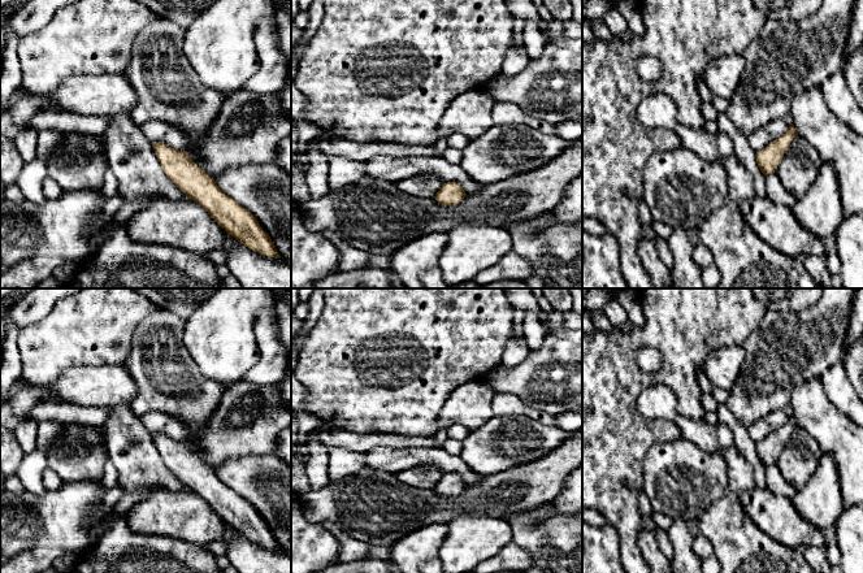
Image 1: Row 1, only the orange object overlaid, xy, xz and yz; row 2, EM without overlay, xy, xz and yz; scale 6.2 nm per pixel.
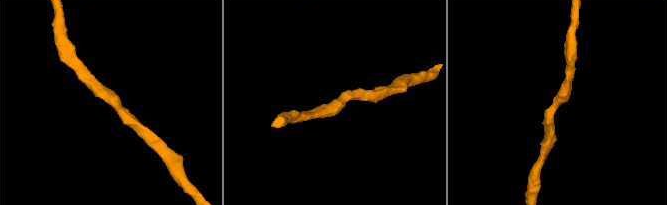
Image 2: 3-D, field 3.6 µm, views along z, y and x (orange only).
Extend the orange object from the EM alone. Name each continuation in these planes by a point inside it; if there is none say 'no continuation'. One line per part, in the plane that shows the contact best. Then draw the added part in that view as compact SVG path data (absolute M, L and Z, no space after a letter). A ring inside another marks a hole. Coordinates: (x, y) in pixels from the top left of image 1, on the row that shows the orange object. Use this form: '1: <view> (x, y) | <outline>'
no continuation

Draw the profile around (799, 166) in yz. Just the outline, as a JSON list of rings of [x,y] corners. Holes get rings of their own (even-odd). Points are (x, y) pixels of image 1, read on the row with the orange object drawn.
[[[798,135],[789,144],[776,173],[785,190],[799,199],[812,187],[821,165],[823,161],[815,148]]]

